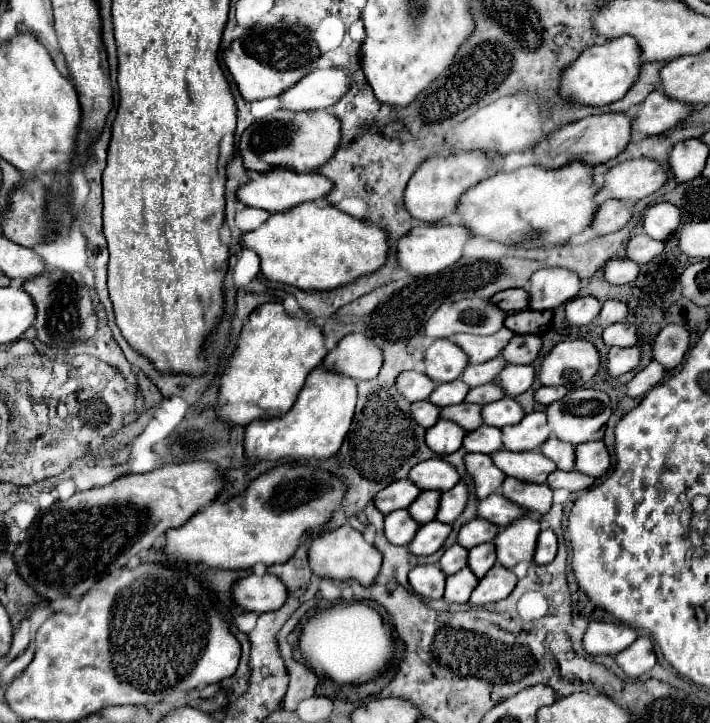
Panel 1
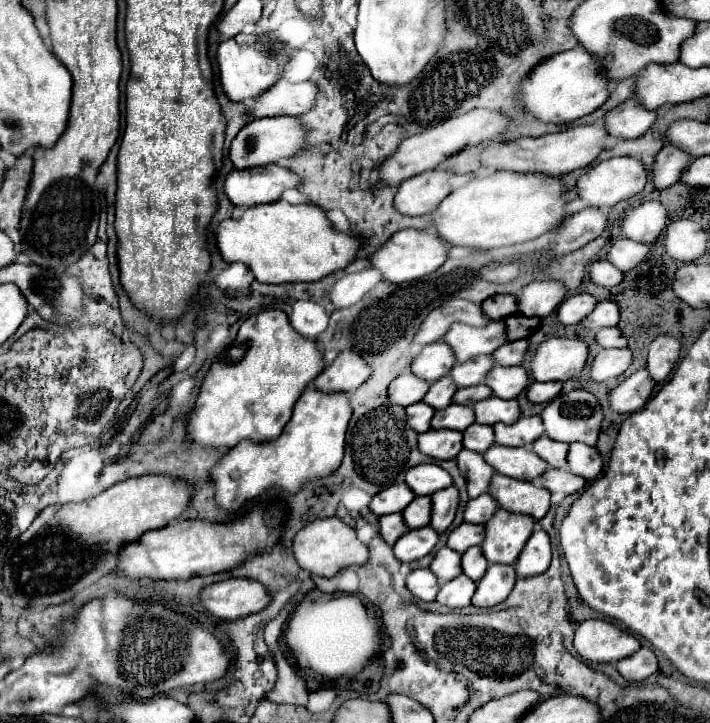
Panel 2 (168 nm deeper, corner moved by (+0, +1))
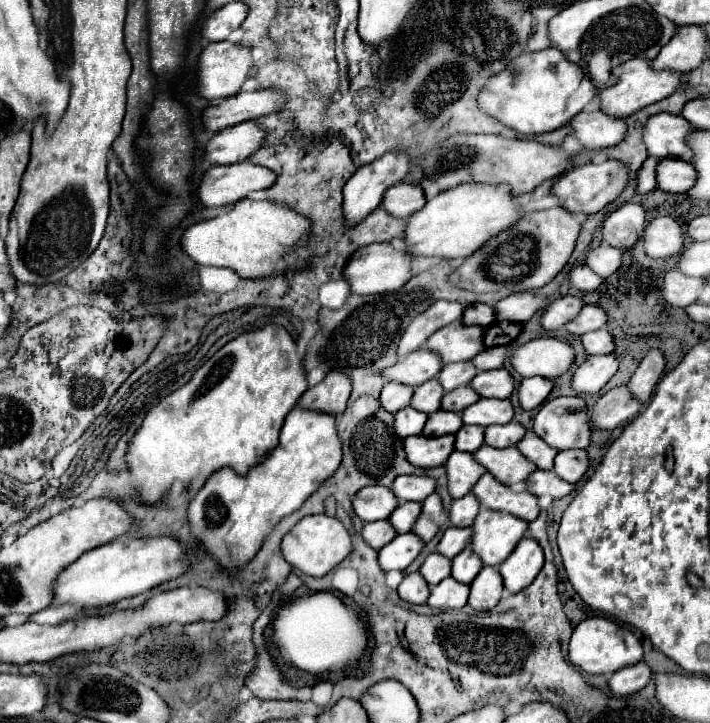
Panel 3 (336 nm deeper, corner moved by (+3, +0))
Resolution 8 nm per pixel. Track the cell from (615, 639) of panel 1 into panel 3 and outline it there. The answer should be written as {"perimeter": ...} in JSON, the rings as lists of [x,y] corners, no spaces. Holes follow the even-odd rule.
{"perimeter":[[[591,617],[581,621],[575,627],[569,643],[569,661],[591,675],[613,675],[617,669],[635,665],[641,659],[643,647],[639,639],[627,627],[621,627],[607,617]]]}

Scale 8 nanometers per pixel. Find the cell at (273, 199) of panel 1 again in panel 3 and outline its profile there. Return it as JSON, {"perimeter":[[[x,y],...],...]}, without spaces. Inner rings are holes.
{"perimeter":[[[251,161],[233,165],[209,167],[197,187],[197,197],[205,207],[231,205],[249,195],[249,191],[259,191],[271,187],[275,181],[273,173],[265,167],[253,165]]]}

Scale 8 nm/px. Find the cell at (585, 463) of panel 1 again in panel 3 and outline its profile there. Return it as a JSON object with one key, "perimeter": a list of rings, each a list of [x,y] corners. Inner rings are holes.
{"perimeter":[[[569,449],[569,451],[561,451],[555,457],[555,473],[569,481],[569,483],[577,483],[585,471],[589,467],[589,459],[587,459],[587,451],[581,449]]]}

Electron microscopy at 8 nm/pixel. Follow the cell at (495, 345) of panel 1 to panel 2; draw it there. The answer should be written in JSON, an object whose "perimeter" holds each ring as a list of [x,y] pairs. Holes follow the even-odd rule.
{"perimeter":[[[496,320],[484,328],[474,328],[474,326],[466,326],[466,324],[452,324],[448,334],[444,336],[444,342],[450,344],[458,362],[468,362],[474,356],[492,354],[496,348],[506,344],[508,338],[506,338],[504,322]]]}

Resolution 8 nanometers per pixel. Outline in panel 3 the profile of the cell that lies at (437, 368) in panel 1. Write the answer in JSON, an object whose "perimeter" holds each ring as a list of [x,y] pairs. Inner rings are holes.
{"perimeter":[[[417,349],[381,373],[387,381],[417,387],[429,379],[435,379],[441,367],[441,357],[437,357],[437,353],[431,353],[429,349]]]}

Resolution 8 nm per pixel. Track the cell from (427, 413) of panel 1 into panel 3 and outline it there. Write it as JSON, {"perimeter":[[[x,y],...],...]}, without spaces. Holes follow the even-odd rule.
{"perimeter":[[[405,407],[395,415],[393,429],[397,429],[397,437],[405,439],[405,437],[411,437],[411,435],[419,435],[423,431],[425,421],[427,421],[425,413],[415,411],[413,407]]]}

